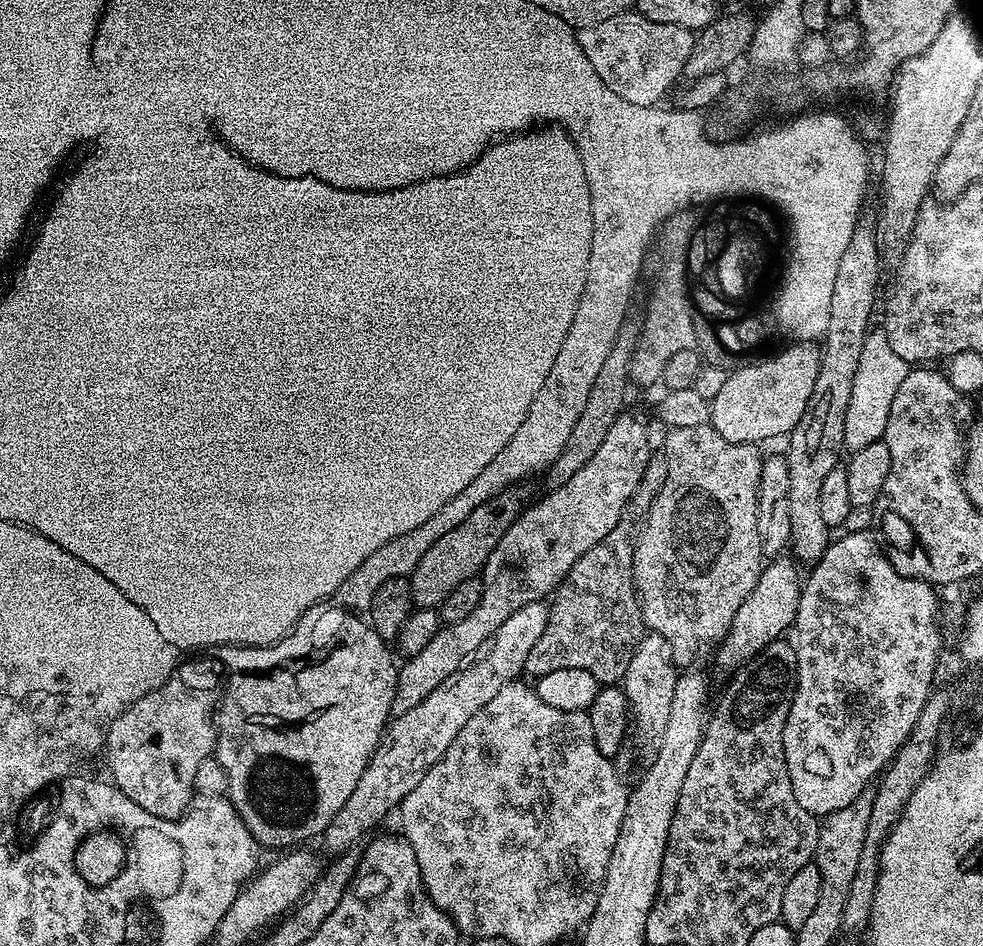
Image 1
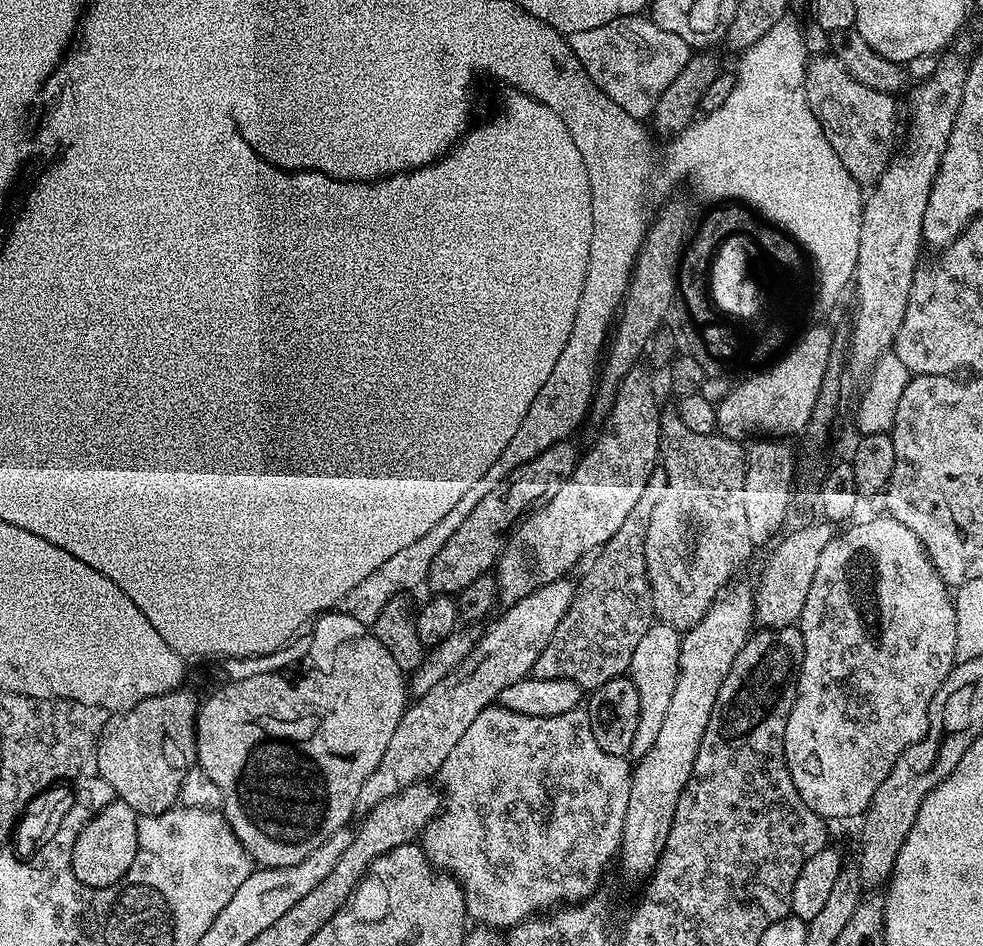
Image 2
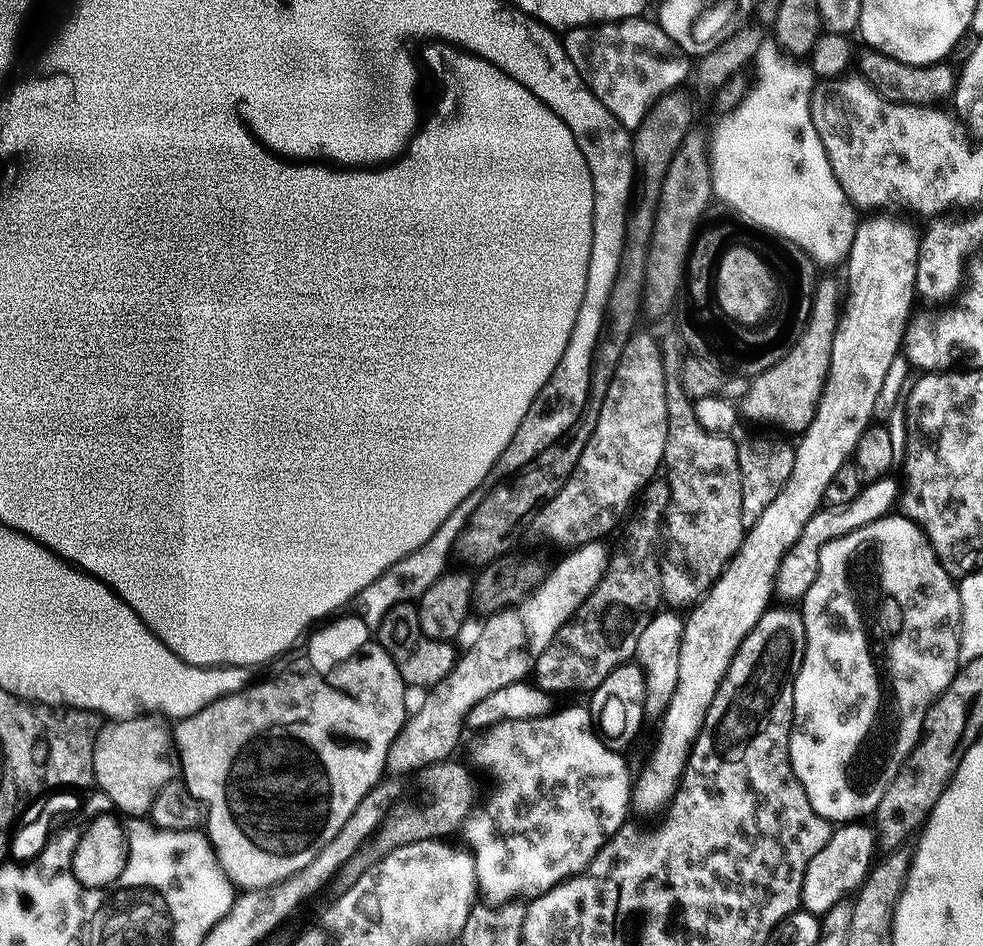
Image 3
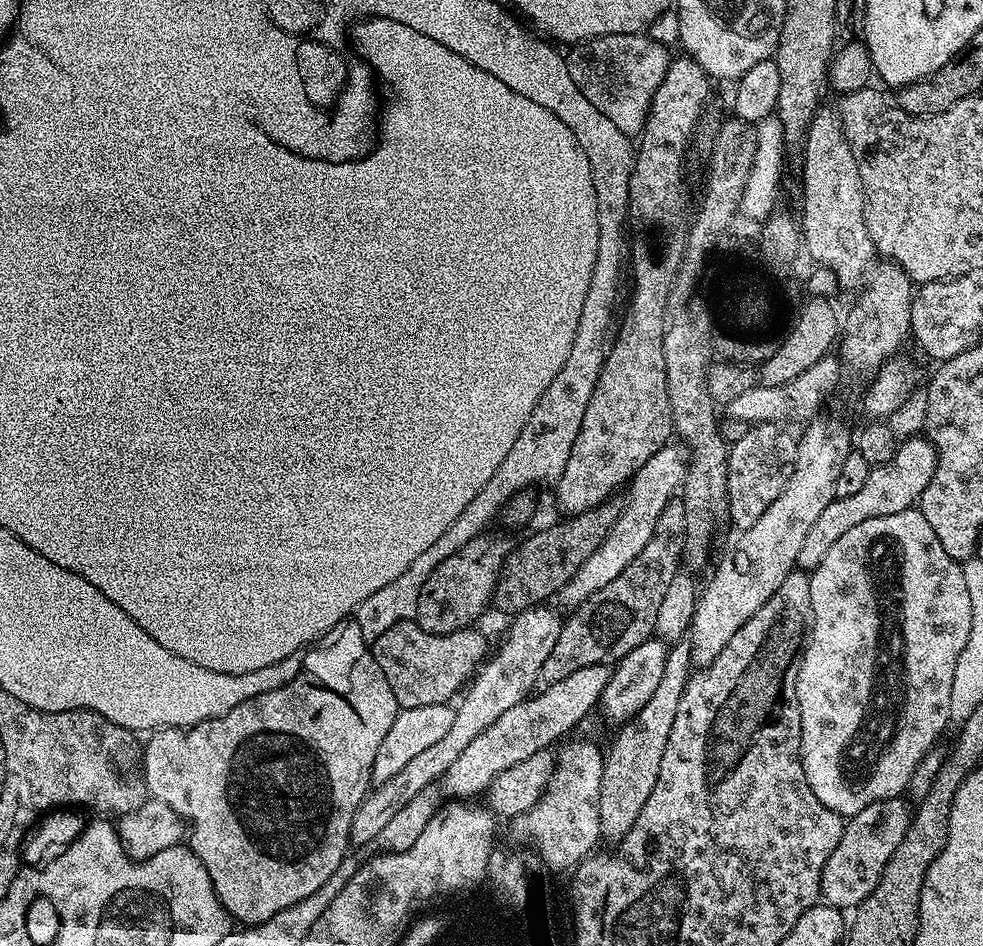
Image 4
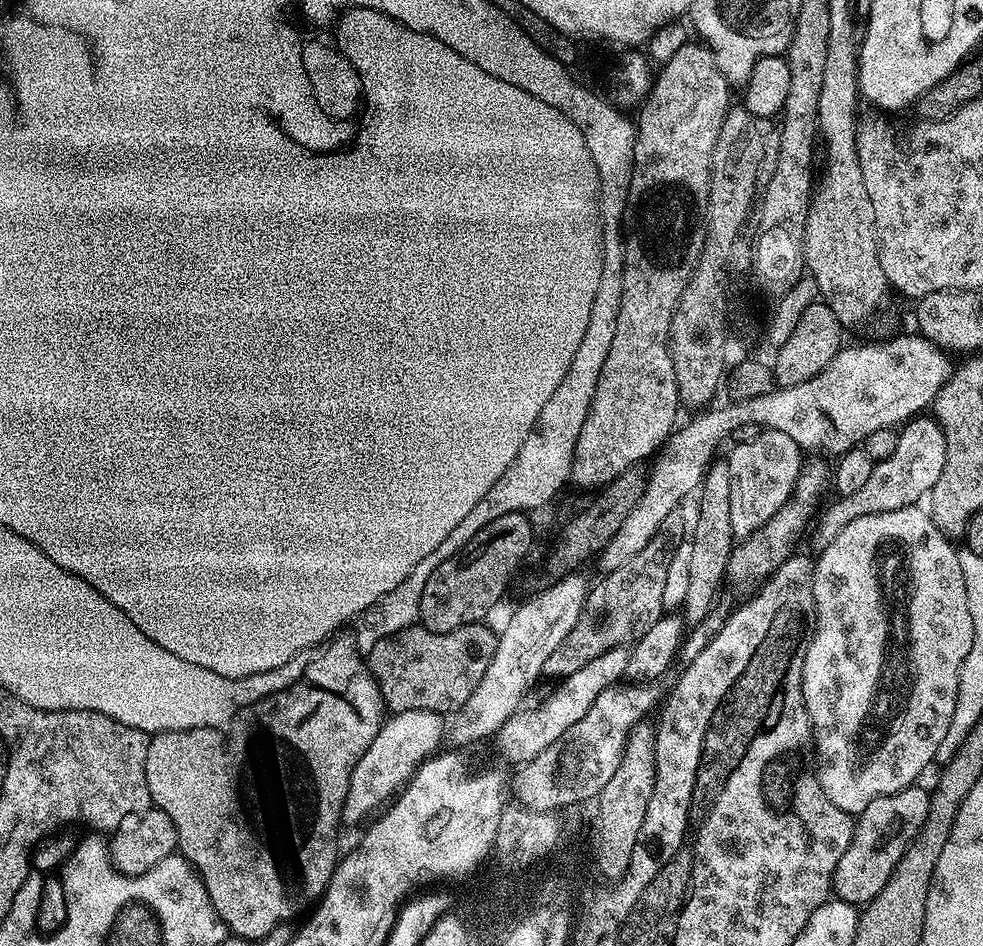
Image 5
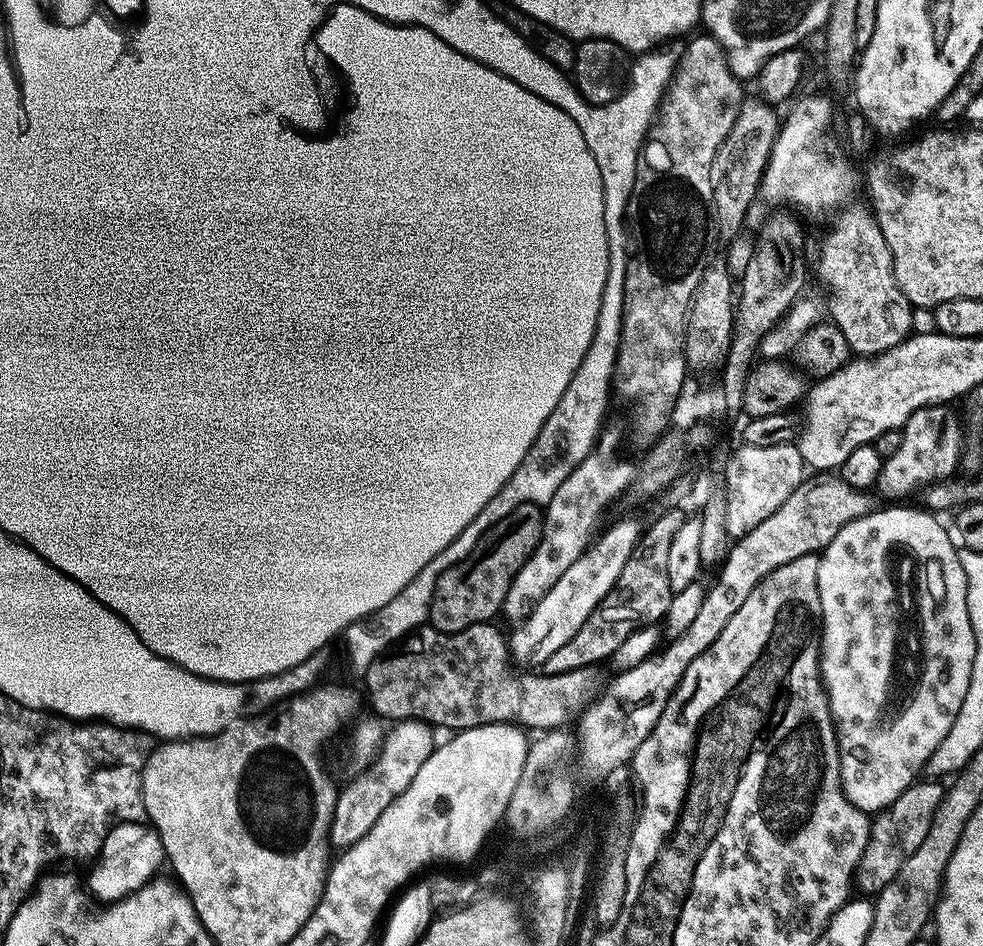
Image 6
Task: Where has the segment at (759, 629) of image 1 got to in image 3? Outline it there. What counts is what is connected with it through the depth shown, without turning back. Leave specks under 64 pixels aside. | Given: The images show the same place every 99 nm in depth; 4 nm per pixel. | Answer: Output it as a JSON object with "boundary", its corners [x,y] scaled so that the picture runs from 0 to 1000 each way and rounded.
{"boundary":[[[904,501],[895,503],[891,507],[882,508],[876,515],[873,526],[861,531],[861,535],[843,533],[835,536],[834,540],[828,543],[828,548],[824,548],[824,552],[820,552],[816,564],[812,567],[812,573],[808,573],[808,577],[804,577],[804,581],[798,588],[791,600],[787,626],[792,633],[793,630],[798,633],[795,635],[813,635],[820,628],[820,624],[824,624],[828,611],[832,611],[834,579],[840,577],[840,573],[844,573],[848,569],[857,569],[885,552],[895,550],[913,536],[918,521],[918,512],[915,506],[910,507],[909,504],[910,502]]]}

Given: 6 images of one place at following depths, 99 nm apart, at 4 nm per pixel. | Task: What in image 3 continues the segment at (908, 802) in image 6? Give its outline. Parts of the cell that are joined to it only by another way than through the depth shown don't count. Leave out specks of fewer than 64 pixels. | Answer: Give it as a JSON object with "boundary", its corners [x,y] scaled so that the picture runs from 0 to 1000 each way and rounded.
{"boundary":[[[856,870],[847,878],[844,890],[840,890],[840,894],[836,894],[832,903],[828,903],[828,907],[822,912],[822,923],[816,937],[814,953],[817,963],[837,969],[849,956],[860,955],[864,948],[875,942],[893,901],[892,881],[879,871],[882,870]]]}

